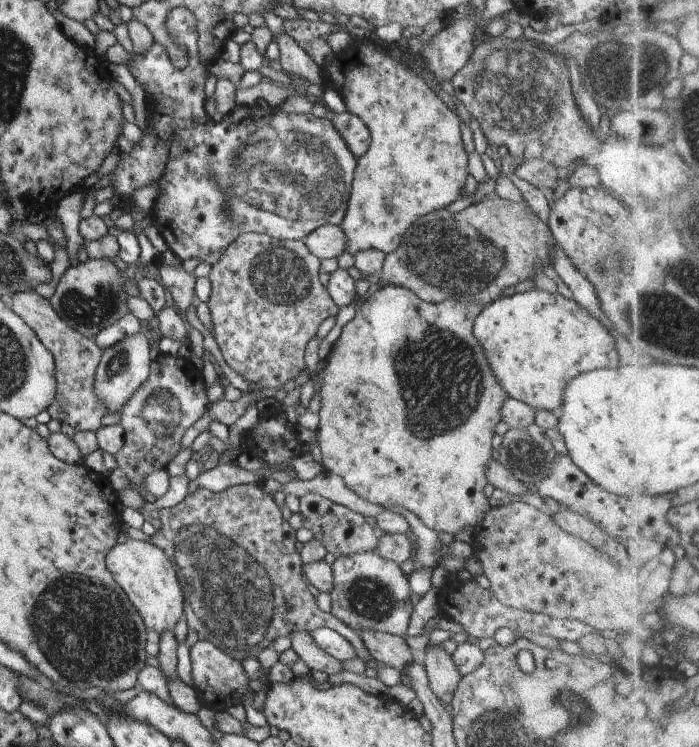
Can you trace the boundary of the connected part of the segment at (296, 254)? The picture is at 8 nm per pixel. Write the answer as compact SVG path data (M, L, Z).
M247 232L235 238L229 247L221 254L221 257L215 264L211 265L208 278L211 283L211 294L207 301L207 308L209 311L210 321L212 323L212 334L215 338L221 356L225 364L231 368L231 371L241 376L242 379L249 384L257 384L259 388L277 389L283 387L287 380L295 379L295 377L304 369L303 361L304 350L307 342L315 335L317 328L323 320L335 317L338 314L338 308L331 301L326 288L323 288L319 282L320 260L309 253L301 241L281 241L269 237L267 234L260 234L255 232Z

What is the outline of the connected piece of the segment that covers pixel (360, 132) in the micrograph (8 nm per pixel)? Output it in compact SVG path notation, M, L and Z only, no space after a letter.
M344 111L336 113L331 125L335 131L341 136L345 146L349 148L351 156L355 160L359 160L361 154L365 154L367 146L369 146L369 132L367 126L351 112Z

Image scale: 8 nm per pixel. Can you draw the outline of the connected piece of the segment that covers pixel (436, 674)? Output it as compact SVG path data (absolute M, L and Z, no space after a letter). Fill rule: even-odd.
M441 645L429 646L425 649L423 668L429 689L437 700L447 707L461 678L452 659L442 650Z

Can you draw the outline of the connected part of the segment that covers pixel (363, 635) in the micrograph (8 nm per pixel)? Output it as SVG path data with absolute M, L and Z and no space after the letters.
M357 630L356 633L369 656L380 666L388 666L400 672L405 664L411 664L411 650L403 637L375 630Z

